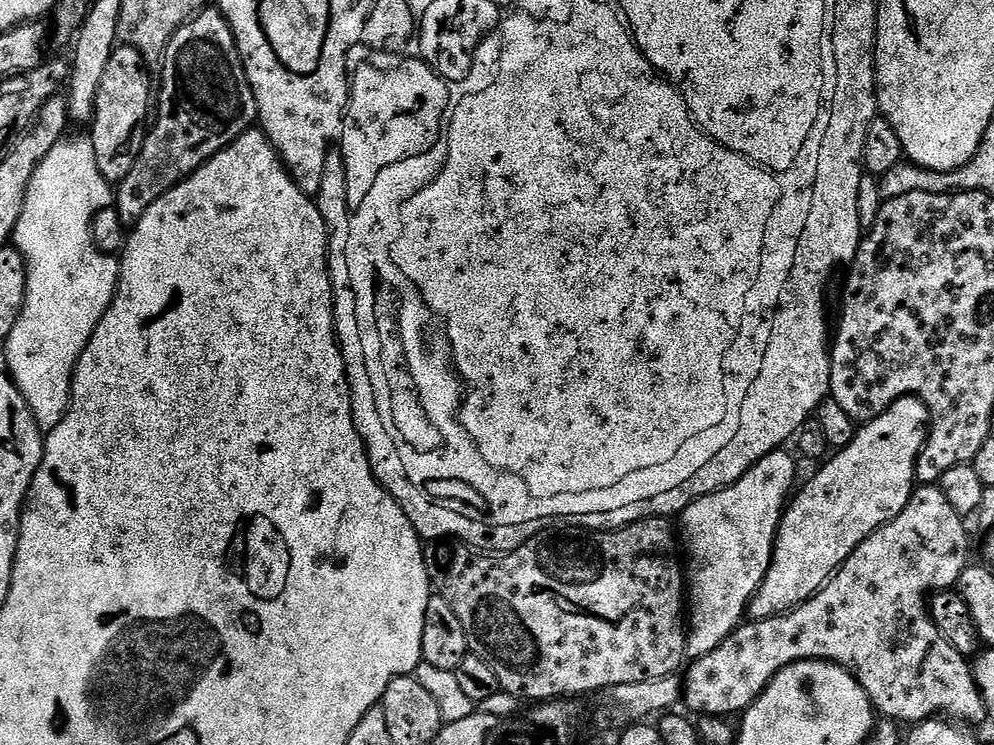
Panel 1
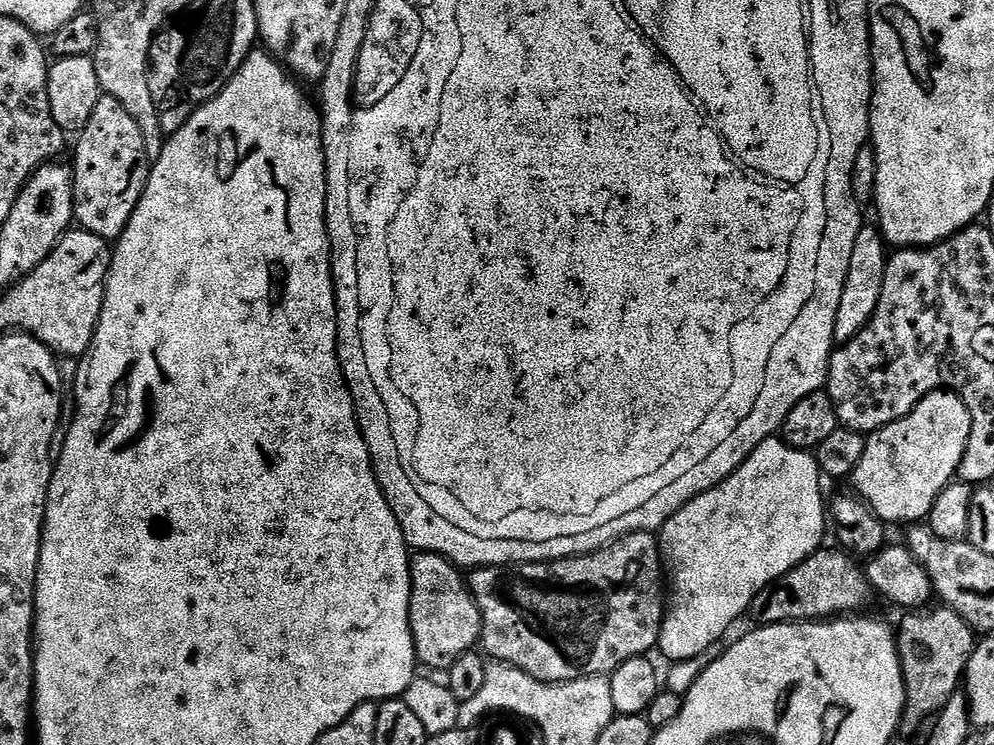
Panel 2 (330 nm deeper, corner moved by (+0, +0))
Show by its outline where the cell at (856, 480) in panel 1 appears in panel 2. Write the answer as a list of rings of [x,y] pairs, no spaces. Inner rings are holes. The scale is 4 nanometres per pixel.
[[[928,392],[905,416],[881,423],[866,439],[862,460],[852,471],[855,495],[865,500],[885,525],[912,526],[927,521],[942,490],[960,471],[960,459],[968,449],[970,414],[955,392]]]

